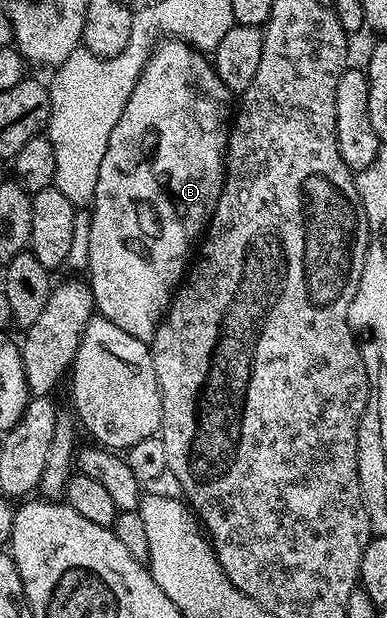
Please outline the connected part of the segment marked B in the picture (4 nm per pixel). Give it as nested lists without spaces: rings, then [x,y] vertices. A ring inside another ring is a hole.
[[[167,37],[148,54],[141,77],[135,83],[133,93],[125,105],[125,113],[121,113],[117,125],[113,125],[113,133],[109,133],[109,149],[105,149],[105,158],[101,161],[101,173],[97,173],[97,189],[91,211],[91,228],[89,229],[89,263],[86,270],[89,274],[91,273],[89,286],[95,298],[96,312],[102,318],[113,321],[113,325],[117,325],[117,329],[125,329],[125,333],[137,337],[142,343],[150,344],[155,330],[163,322],[163,316],[167,308],[171,306],[172,298],[188,270],[193,248],[200,236],[204,234],[205,224],[215,211],[215,202],[219,200],[219,194],[223,188],[229,120],[232,115],[232,92],[227,90],[221,77],[217,77],[212,60],[204,52],[197,50],[196,47],[190,47],[183,40]]]

